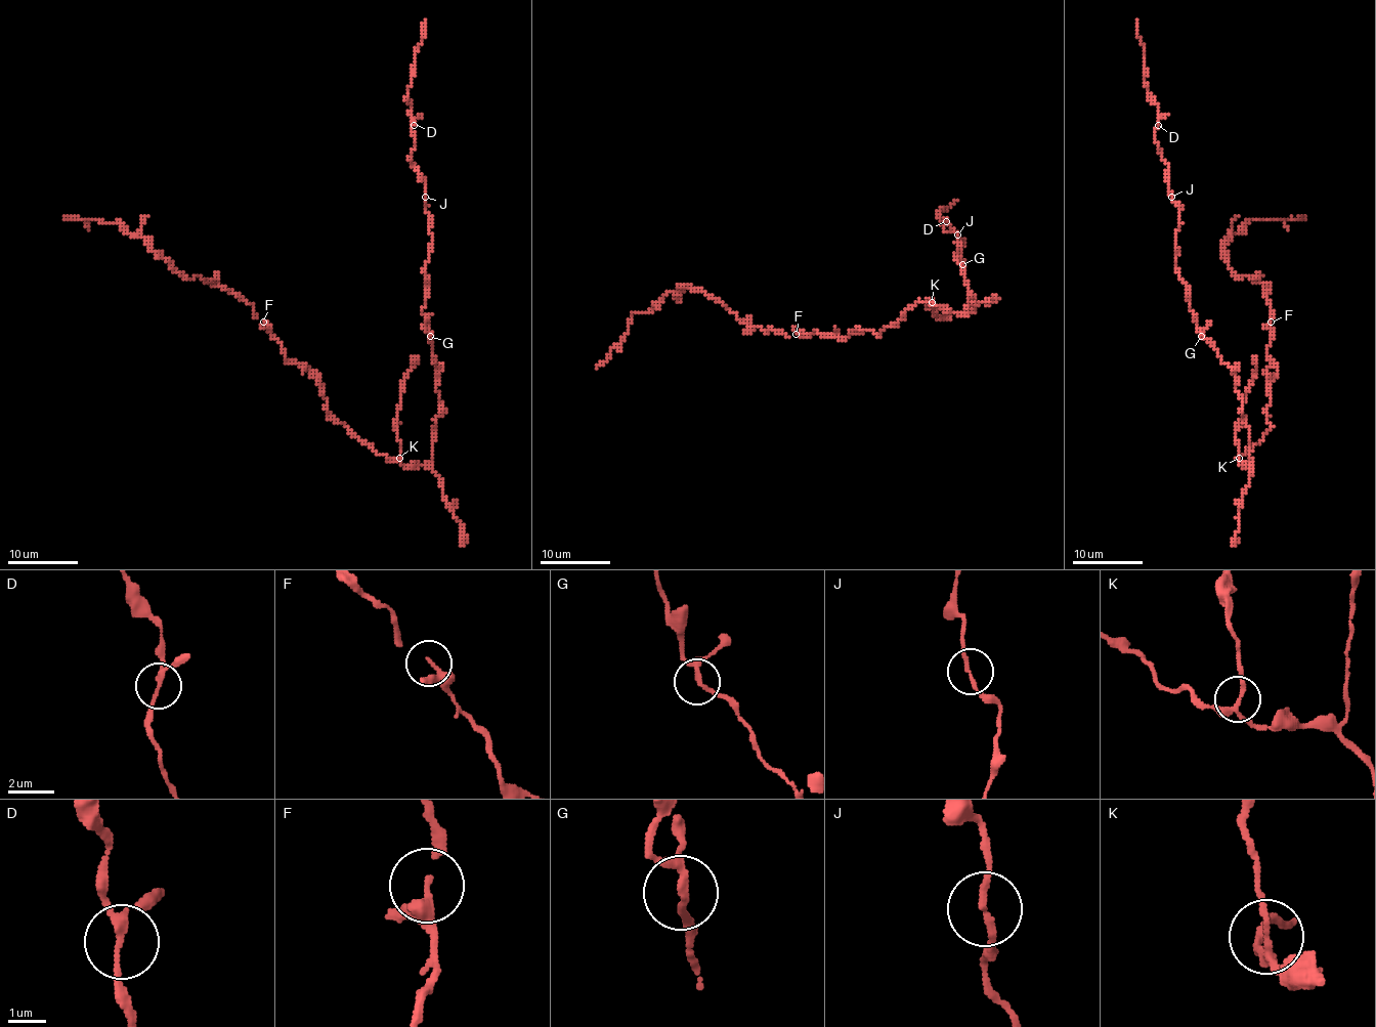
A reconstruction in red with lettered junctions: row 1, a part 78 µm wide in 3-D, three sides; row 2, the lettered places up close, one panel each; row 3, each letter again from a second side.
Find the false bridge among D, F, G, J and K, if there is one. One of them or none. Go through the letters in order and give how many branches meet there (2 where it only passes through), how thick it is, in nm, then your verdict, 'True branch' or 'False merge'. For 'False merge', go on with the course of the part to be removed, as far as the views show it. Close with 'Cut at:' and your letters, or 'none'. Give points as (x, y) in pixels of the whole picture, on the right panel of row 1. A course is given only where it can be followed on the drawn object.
D: Branches: 3. Thickness 160 nm. True branch
F: Branches: 3. Thickness 170 nm. True branch
G: Branches: 3. Thickness 170 nm. True branch
J: Branches: 2. Thickness 170 nm. True branch
K: Branches: 3. Thickness 170 nm. False merge. Course of the part to remove: (1240, 457), (1235, 434), (1243, 420), (1243, 407), (1253, 373), (1253, 355)
Cut at: K

